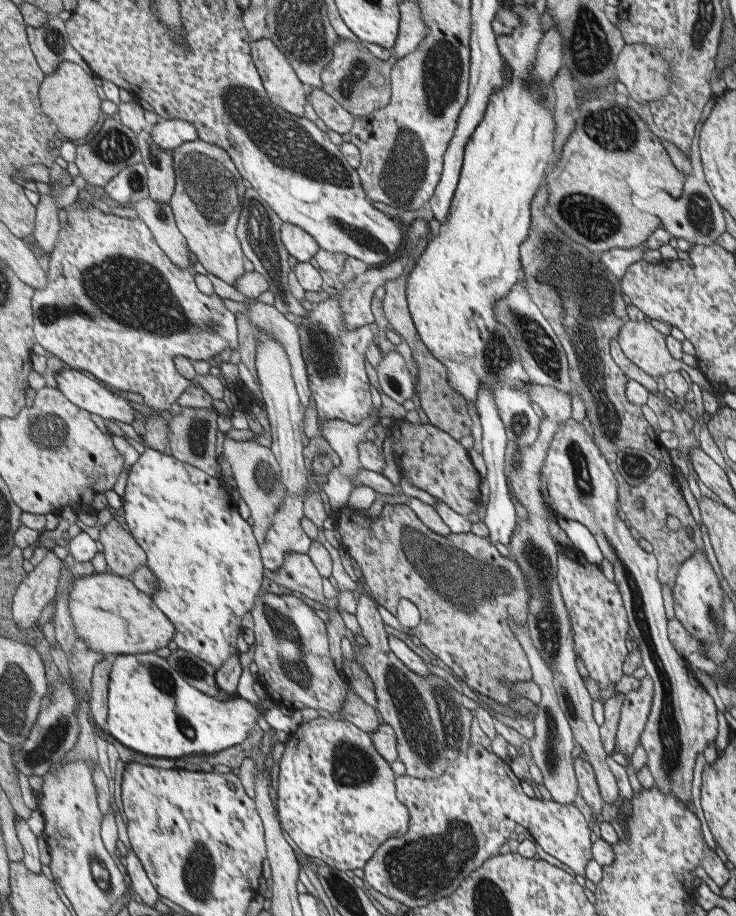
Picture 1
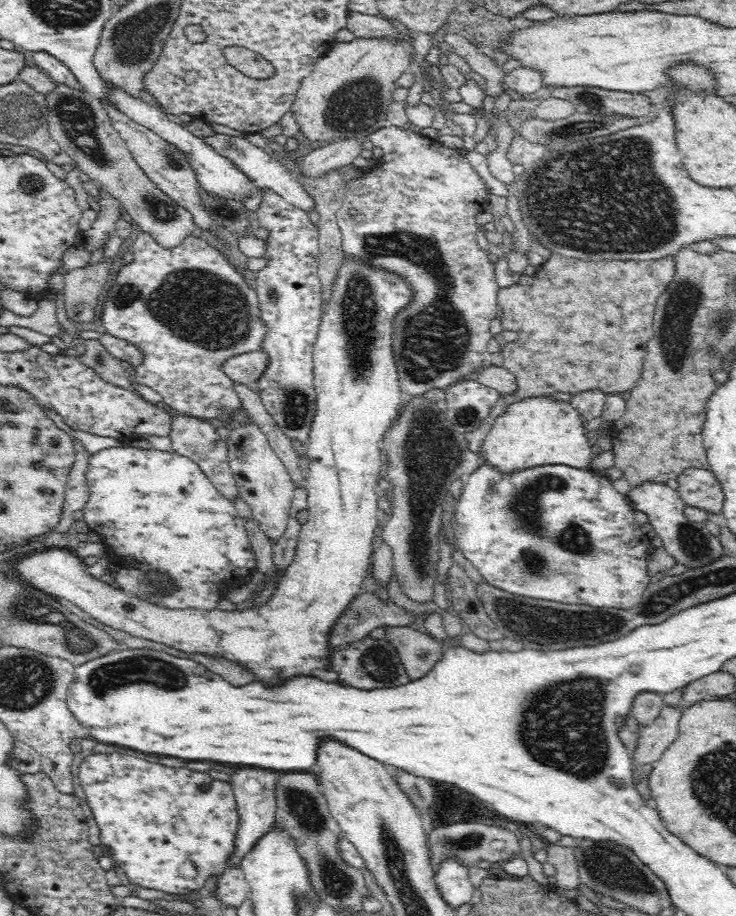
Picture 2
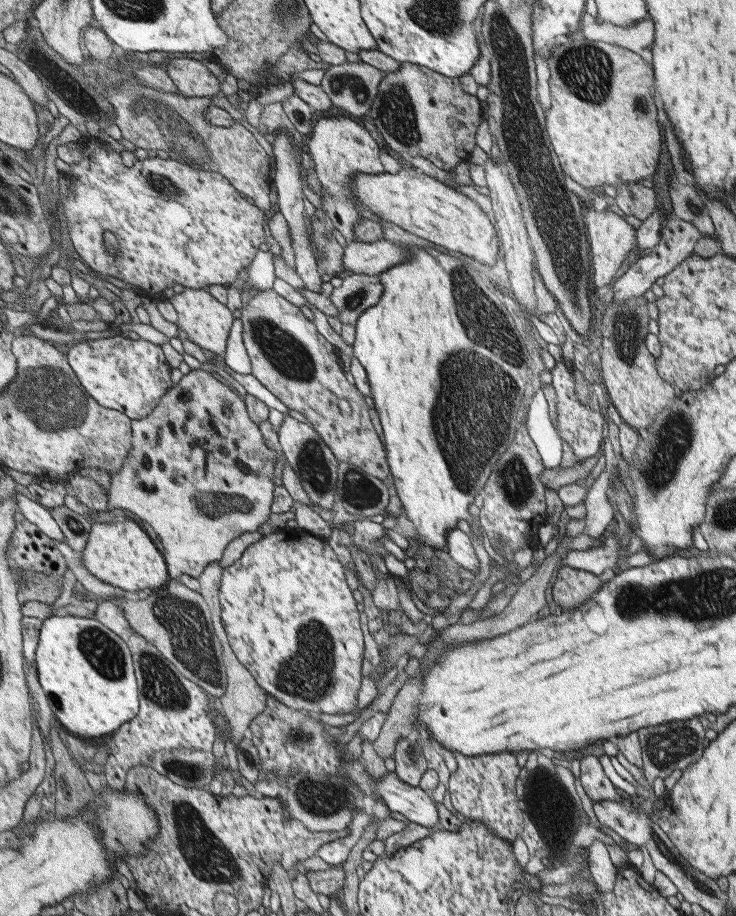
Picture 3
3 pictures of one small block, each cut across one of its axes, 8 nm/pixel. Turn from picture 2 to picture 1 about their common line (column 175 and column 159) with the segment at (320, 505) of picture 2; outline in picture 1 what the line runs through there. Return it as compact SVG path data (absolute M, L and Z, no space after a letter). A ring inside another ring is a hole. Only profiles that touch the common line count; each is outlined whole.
M95 573L78 578L72 587L69 606L77 635L104 656L154 653L175 641L177 625L159 607L153 595L144 592L131 579Z

